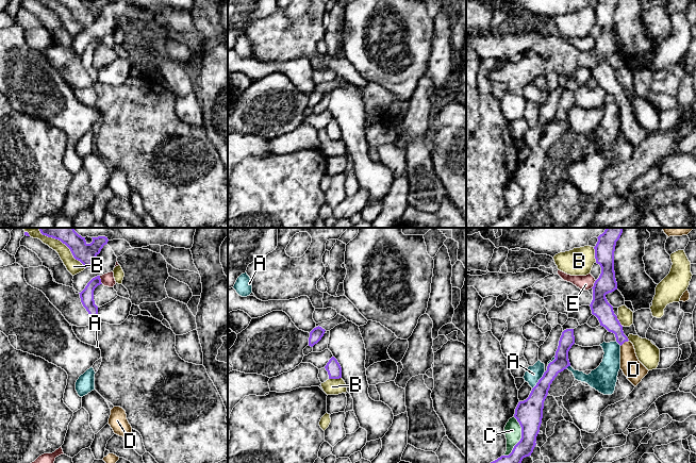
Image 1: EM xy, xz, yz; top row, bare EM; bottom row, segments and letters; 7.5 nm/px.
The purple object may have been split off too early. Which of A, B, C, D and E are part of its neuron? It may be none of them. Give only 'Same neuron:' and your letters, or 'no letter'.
Same neuron: no letter

